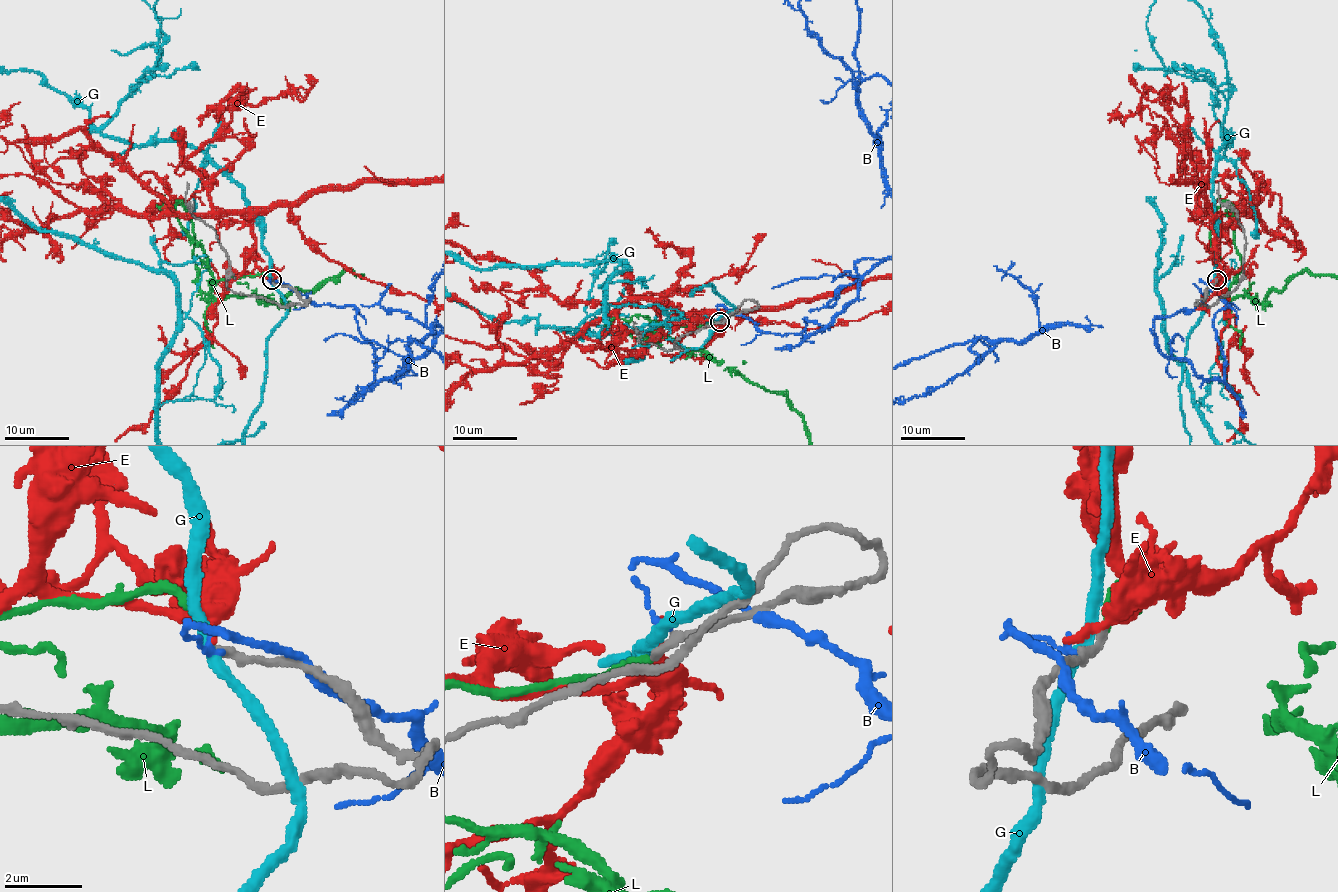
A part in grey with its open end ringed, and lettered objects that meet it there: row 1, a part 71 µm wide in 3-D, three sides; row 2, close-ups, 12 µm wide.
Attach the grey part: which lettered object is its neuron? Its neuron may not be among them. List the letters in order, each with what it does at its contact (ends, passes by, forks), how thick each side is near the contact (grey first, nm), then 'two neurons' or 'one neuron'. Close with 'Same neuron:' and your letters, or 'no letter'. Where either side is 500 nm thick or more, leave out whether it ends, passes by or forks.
B: it ends | 280/160 nm | two neurons
E: it passes by | 240/340 nm | two neurons
G: it passes by | 280/320 nm | two neurons
L: it ends | 240/190 nm | one neuron
Same neuron: L

